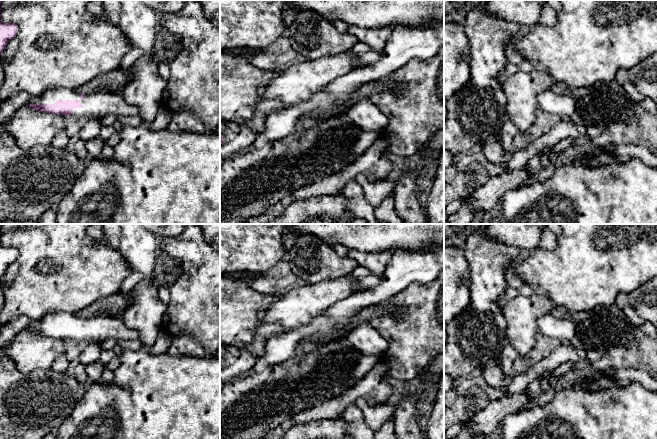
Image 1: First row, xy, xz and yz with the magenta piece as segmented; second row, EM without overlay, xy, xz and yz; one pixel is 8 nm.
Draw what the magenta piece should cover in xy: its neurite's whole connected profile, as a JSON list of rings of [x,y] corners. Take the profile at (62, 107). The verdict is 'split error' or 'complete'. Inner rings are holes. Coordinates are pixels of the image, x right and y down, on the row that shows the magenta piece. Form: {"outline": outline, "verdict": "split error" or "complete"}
{"outline": [[[49,89],[37,98],[31,98],[29,106],[36,111],[62,116],[77,115],[102,119],[114,114],[118,118],[138,115],[138,108],[127,103],[121,93],[99,91],[92,94],[79,93],[76,90]]], "verdict": "split error"}

